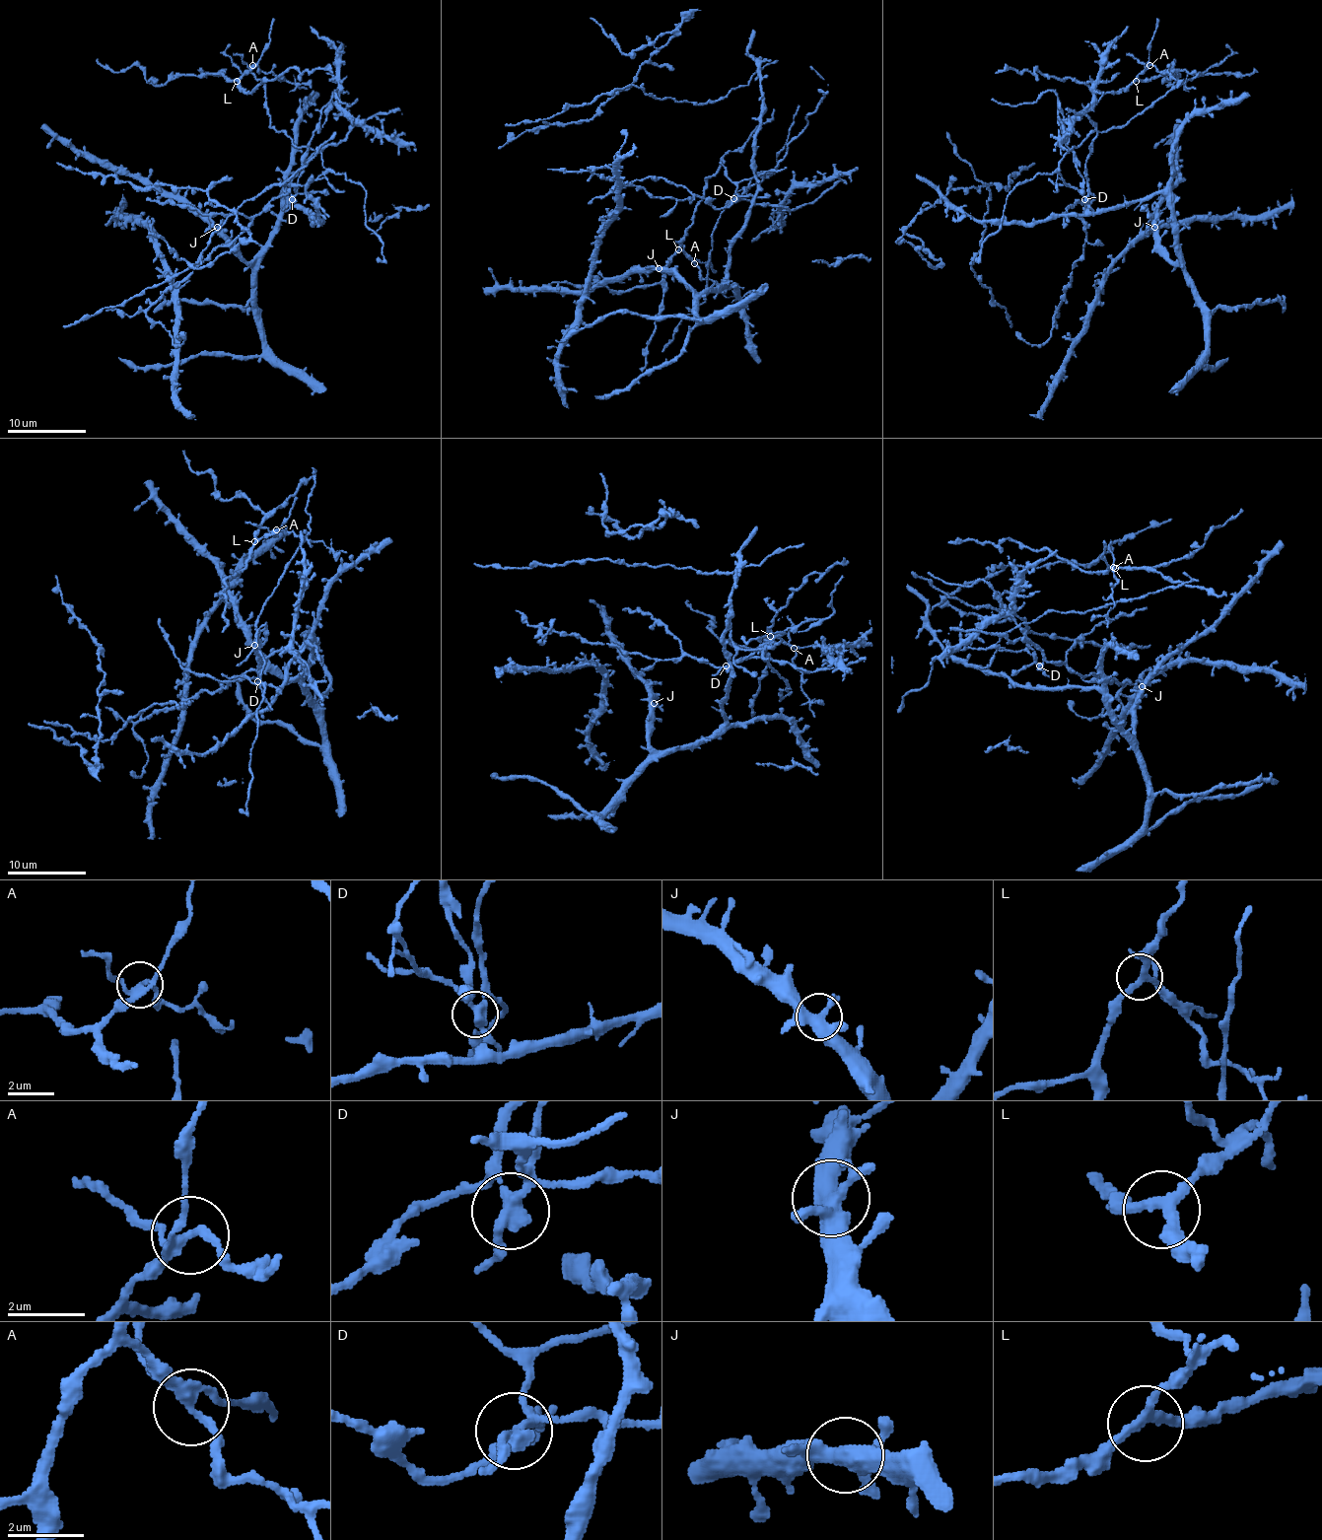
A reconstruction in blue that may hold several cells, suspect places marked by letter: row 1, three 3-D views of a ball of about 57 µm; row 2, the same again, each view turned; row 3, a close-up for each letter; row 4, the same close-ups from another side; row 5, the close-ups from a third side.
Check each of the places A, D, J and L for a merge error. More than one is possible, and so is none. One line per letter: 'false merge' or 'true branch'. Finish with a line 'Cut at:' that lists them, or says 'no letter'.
A: true branch
D: false merge
J: true branch
L: true branch
Cut at: D

